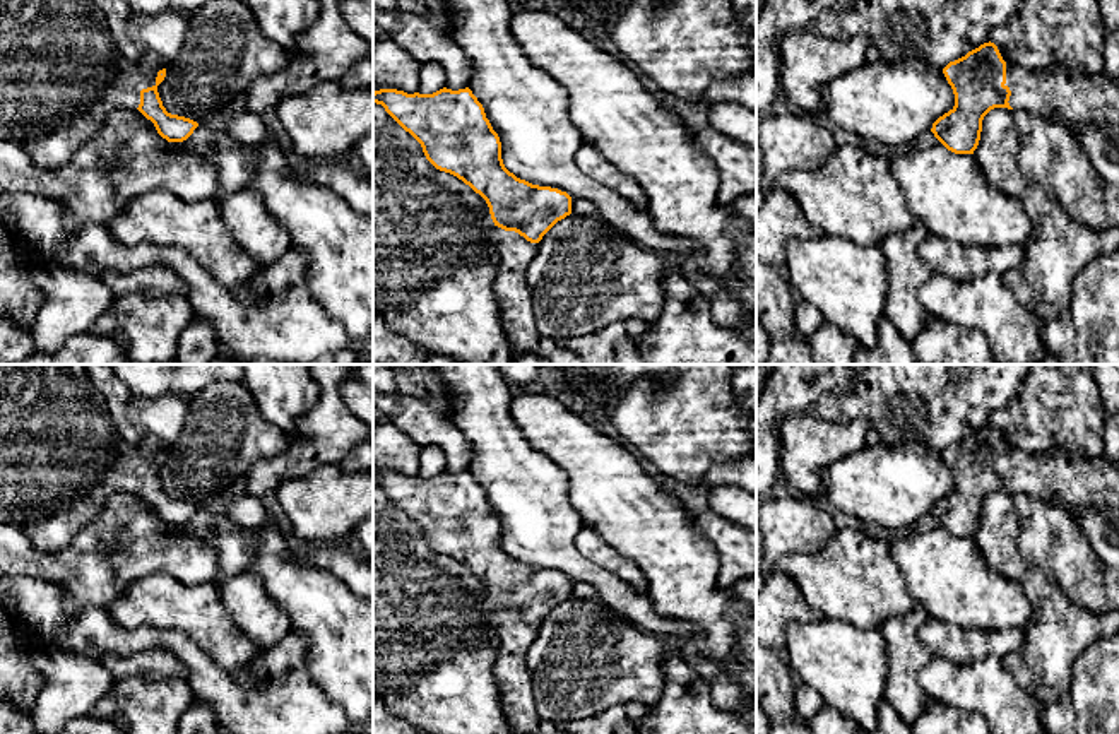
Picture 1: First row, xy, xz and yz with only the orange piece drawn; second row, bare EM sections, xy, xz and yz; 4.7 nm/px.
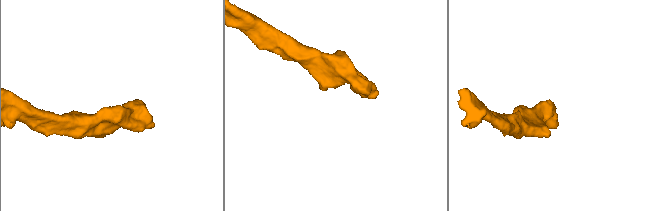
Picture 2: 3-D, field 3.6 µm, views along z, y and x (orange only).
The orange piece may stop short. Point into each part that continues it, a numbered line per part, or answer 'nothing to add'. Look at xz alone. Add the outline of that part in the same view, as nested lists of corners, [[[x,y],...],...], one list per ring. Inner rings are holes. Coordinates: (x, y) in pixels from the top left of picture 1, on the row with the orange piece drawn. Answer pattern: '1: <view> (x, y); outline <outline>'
1: xz (515, 254); outline [[[515,231],[496,238],[500,253],[494,293],[500,301],[501,329],[515,356],[530,352],[548,364],[582,364],[580,358],[551,339],[544,339],[536,327],[527,270],[537,255],[537,243],[527,241]]]

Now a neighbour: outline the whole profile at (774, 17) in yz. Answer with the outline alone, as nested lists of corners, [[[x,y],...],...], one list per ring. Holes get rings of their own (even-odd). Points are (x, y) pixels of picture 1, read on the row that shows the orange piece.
[[[761,0],[756,9],[756,120],[782,104],[779,75],[779,41],[790,31],[811,27],[813,21],[833,7],[854,0]]]

